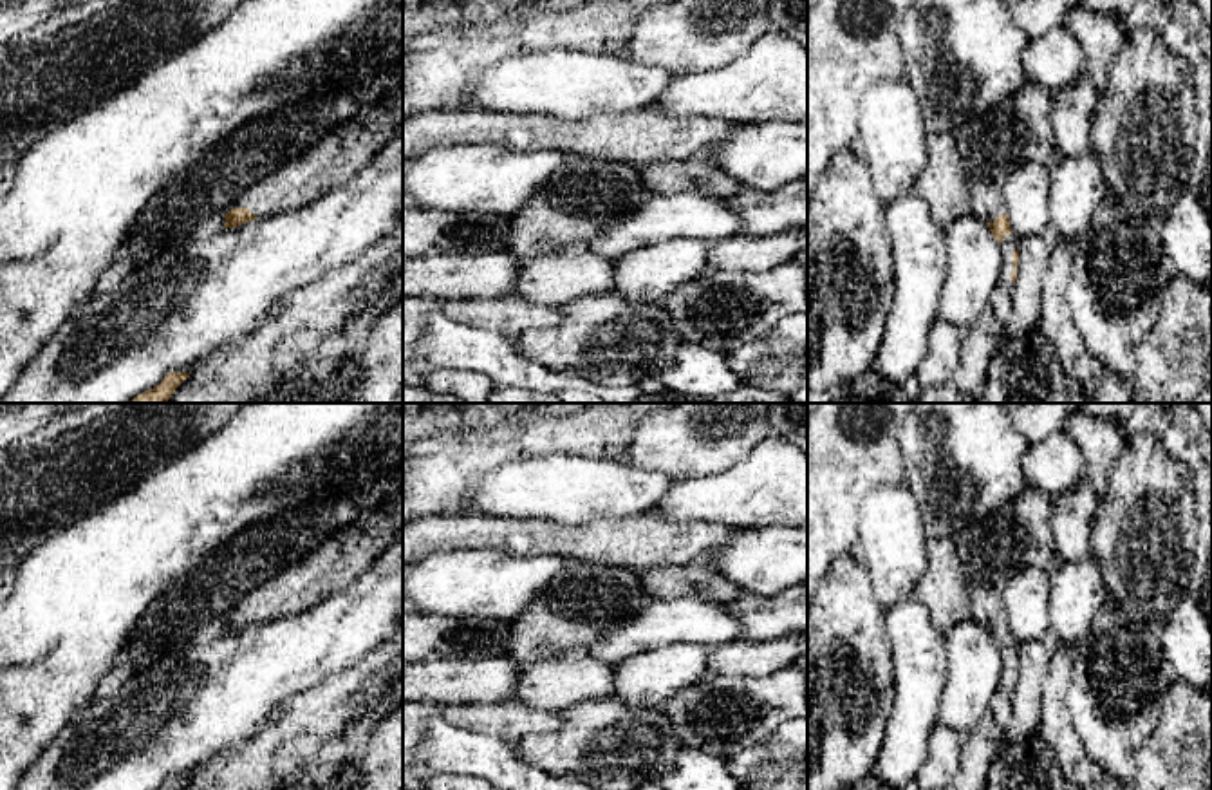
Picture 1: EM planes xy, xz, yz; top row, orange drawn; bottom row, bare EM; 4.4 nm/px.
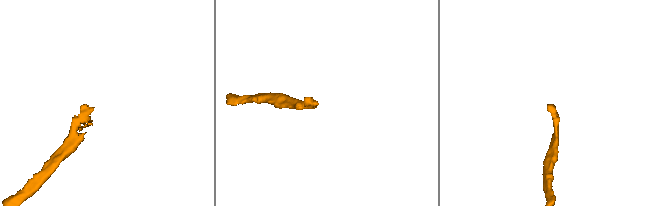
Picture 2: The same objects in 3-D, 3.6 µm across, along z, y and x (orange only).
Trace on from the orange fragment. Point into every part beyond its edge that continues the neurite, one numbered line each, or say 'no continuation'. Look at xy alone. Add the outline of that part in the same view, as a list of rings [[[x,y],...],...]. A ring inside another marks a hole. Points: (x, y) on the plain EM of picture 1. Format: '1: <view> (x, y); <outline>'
1: xy (329, 568); [[[403,490],[363,508],[347,528],[247,593],[226,618],[246,611],[255,622],[269,624],[305,613],[345,589],[399,535]]]

